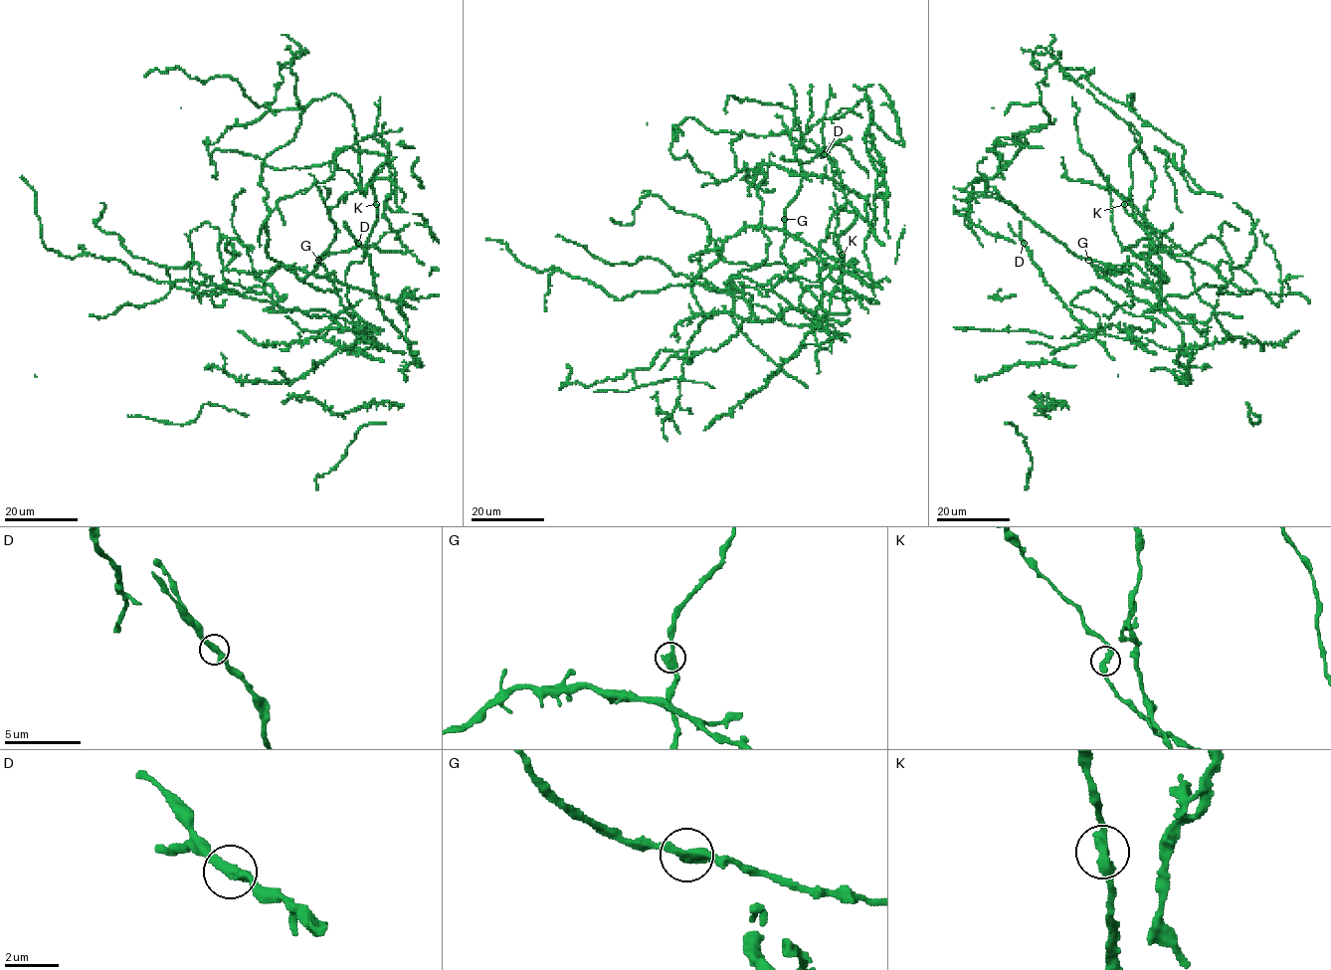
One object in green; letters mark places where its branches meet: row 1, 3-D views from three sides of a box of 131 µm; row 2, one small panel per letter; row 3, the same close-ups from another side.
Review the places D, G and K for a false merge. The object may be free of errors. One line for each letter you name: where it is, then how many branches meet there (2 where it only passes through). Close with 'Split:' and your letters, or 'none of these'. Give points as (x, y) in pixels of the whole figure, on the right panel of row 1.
Split: none of these

